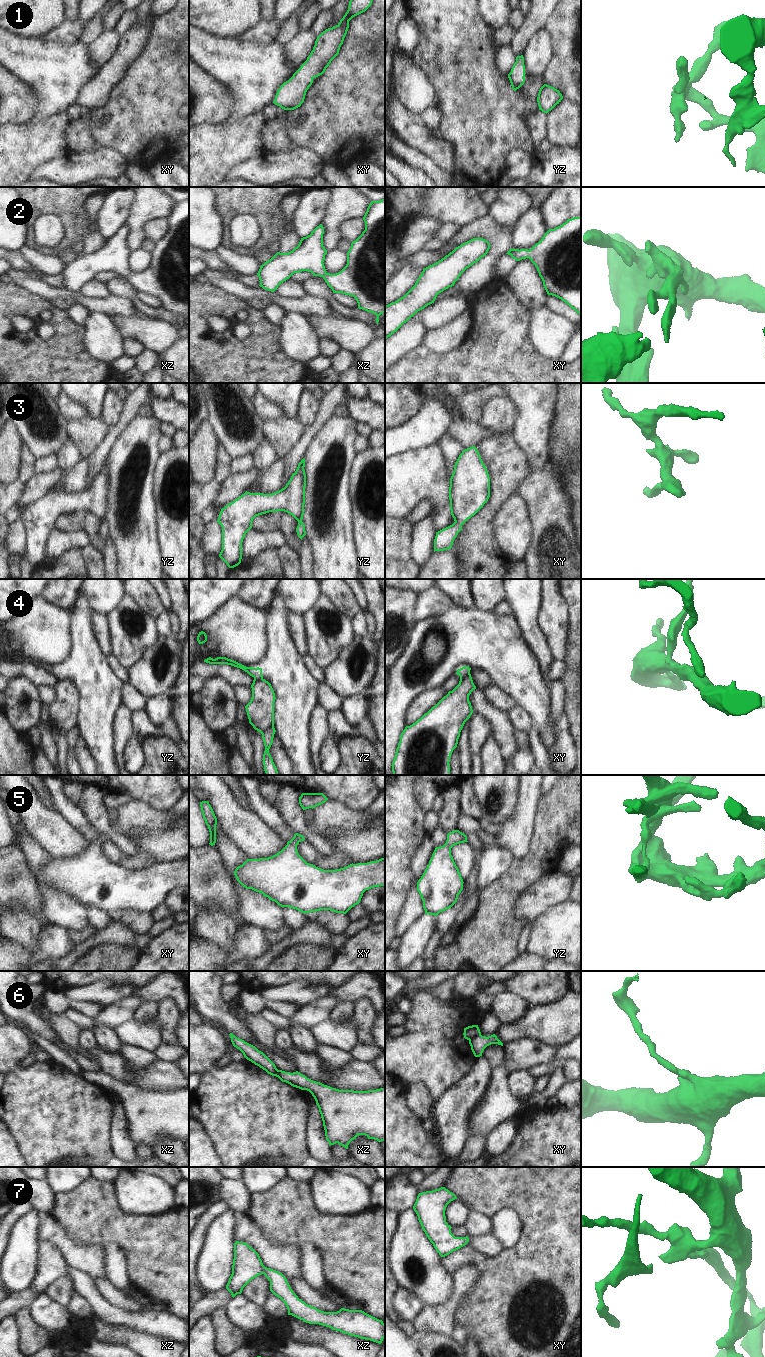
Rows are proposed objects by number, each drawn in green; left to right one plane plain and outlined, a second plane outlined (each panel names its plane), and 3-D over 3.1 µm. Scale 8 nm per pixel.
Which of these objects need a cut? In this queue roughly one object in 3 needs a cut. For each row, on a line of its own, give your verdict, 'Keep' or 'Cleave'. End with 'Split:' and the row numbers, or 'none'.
1: Keep
2: Keep
3: Keep
4: Cleave
5: Keep
6: Cleave
7: Keep
Split: 4, 6

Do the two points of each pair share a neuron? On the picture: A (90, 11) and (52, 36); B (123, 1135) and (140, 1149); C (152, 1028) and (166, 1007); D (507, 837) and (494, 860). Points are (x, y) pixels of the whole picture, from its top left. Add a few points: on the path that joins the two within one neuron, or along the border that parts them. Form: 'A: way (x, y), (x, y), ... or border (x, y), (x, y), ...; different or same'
A: way (81, 20), (73, 28), (61, 30); same
B: border (133, 1146), (136, 1156); different
C: border (156, 1017), (161, 1025), (162, 1039); different
D: border (496, 844), (505, 847), (514, 858); different

